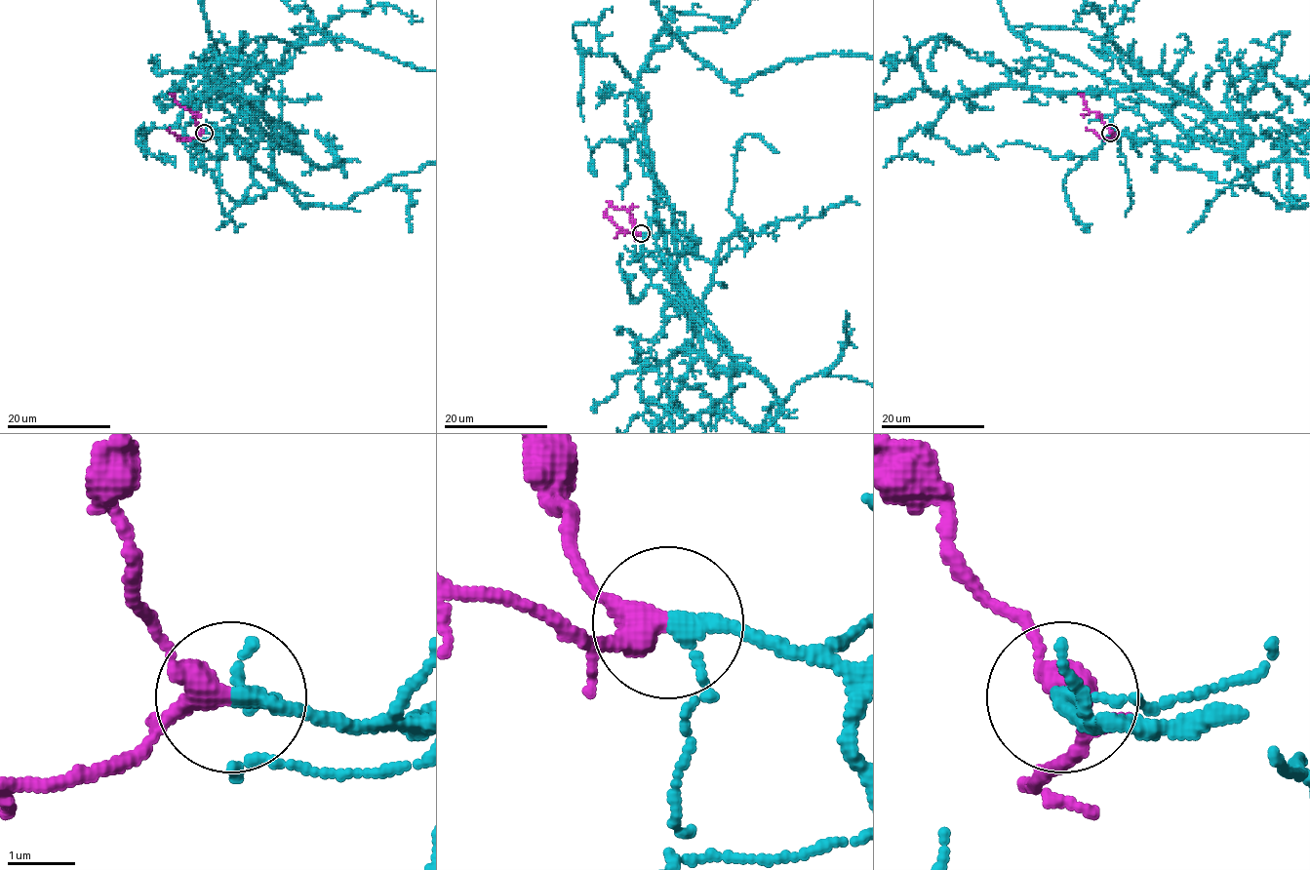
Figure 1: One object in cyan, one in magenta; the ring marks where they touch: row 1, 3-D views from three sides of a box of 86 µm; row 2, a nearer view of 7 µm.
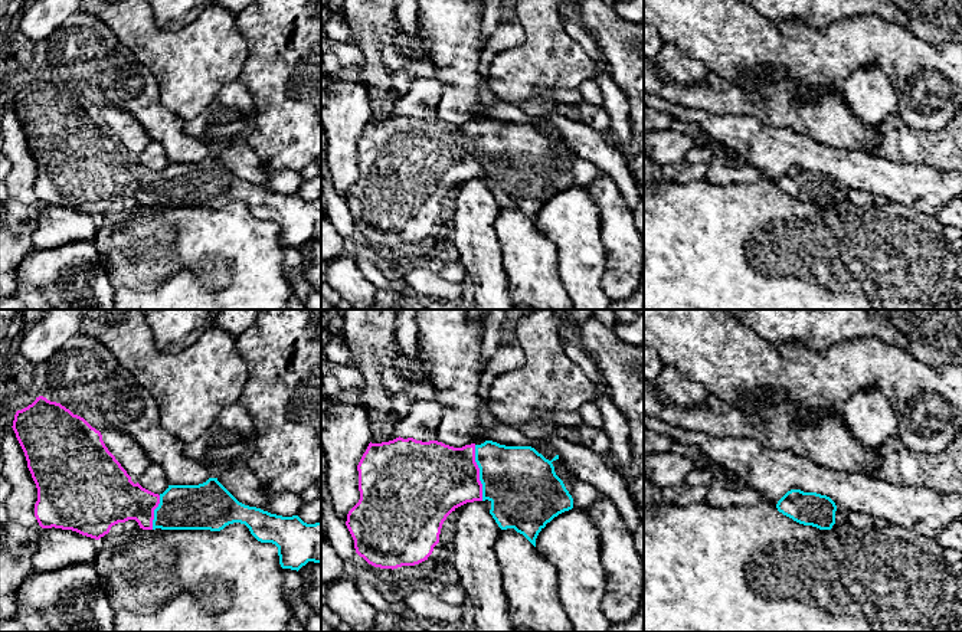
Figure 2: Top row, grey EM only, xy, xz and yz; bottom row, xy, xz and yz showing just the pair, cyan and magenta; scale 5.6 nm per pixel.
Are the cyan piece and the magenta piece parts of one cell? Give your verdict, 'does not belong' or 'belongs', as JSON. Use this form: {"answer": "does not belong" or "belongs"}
{"answer": "belongs"}

